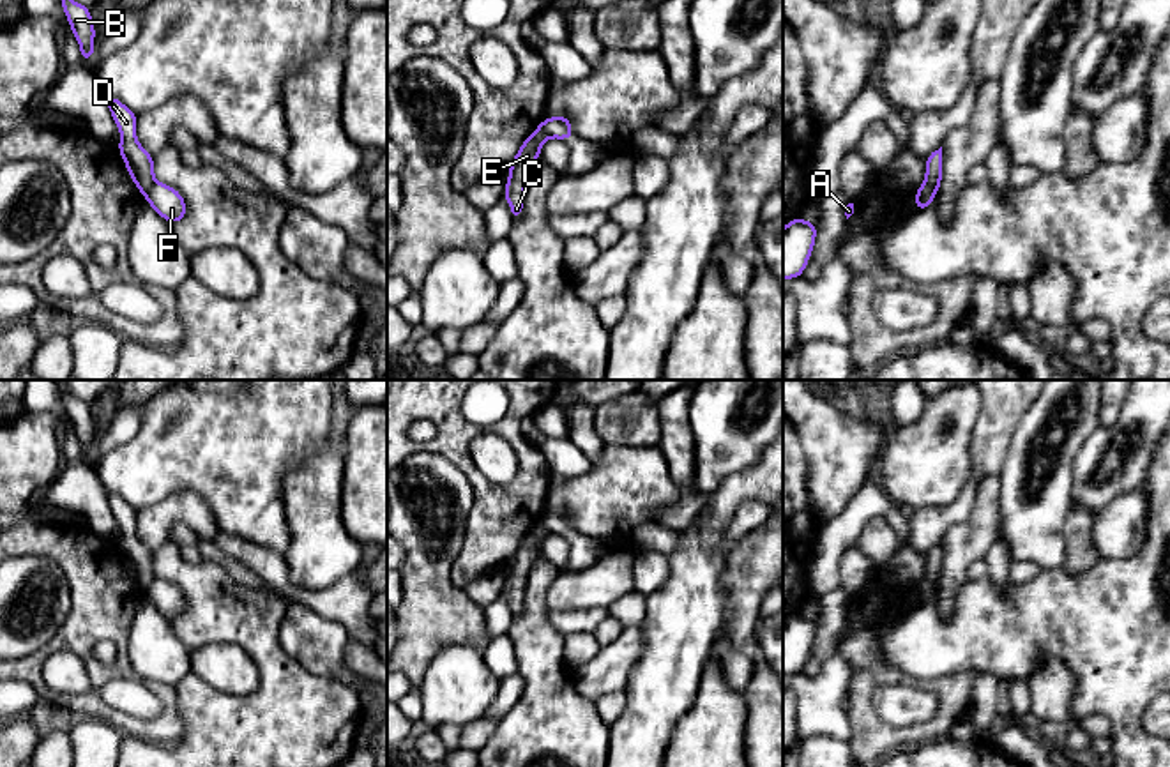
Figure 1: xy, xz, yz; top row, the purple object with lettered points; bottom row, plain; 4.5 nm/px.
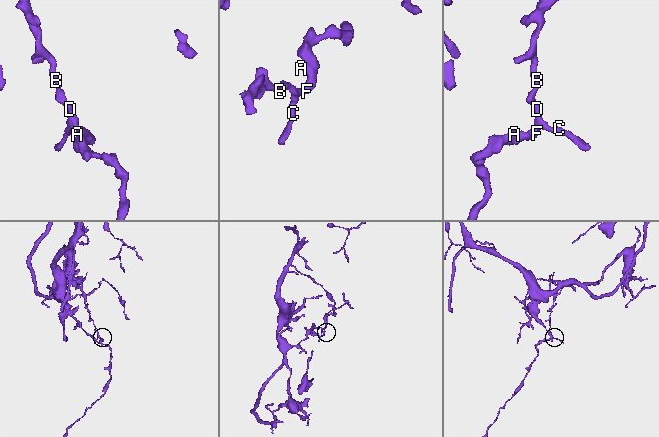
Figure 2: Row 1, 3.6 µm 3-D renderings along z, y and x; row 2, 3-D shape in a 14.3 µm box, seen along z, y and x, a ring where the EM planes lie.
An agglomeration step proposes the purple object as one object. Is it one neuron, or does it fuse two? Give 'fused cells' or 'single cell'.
fused cells

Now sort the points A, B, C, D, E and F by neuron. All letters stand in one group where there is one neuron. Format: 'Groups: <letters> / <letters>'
Groups: A F / B C D E

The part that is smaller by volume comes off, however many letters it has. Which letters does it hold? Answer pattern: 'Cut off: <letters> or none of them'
Cut off: A, F

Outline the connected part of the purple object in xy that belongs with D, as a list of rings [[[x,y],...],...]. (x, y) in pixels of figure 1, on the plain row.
[[[108,493],[108,504],[111,513],[120,527],[120,539],[117,541],[127,569],[133,574],[134,581],[145,592],[150,583],[156,580],[154,574],[154,551],[150,551],[136,534],[136,509],[131,507],[122,497]]]

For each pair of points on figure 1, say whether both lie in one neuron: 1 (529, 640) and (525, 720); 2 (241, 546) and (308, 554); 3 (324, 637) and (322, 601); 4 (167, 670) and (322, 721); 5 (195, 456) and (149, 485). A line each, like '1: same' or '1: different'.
1: same
2: different
3: different
4: different
5: same

